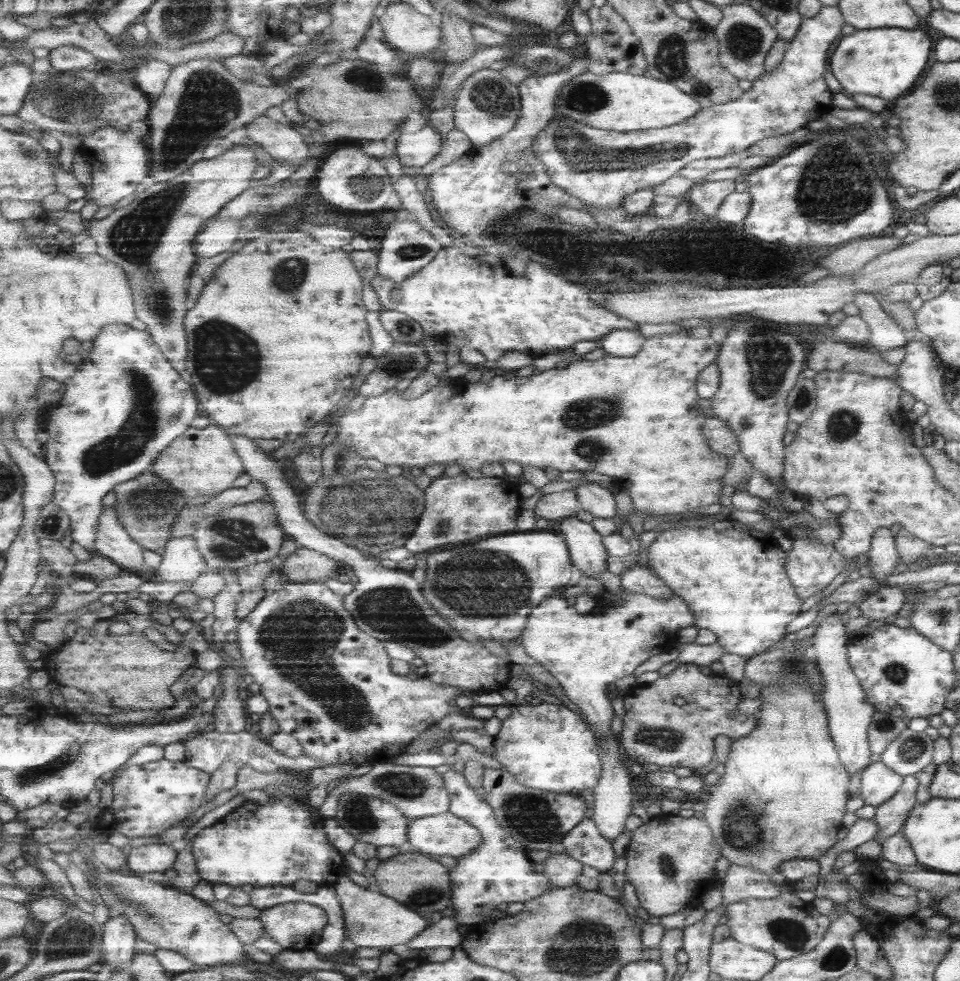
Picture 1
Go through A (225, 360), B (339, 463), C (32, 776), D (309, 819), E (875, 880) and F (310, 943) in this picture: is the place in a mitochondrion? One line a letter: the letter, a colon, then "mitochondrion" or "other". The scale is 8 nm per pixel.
A: mitochondrion
B: mitochondrion
C: mitochondrion
D: other
E: other
F: other

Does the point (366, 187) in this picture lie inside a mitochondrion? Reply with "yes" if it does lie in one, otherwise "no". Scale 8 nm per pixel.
yes

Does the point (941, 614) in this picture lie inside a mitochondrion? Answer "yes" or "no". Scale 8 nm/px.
yes

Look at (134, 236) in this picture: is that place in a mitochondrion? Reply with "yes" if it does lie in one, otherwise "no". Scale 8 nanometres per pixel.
yes

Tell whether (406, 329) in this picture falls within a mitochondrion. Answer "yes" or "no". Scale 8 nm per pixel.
yes

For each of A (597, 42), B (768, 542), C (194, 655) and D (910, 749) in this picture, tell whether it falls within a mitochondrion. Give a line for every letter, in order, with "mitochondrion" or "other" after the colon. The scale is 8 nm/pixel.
A: other
B: other
C: other
D: mitochondrion

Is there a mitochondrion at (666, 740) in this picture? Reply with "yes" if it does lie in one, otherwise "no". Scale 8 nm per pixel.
yes

